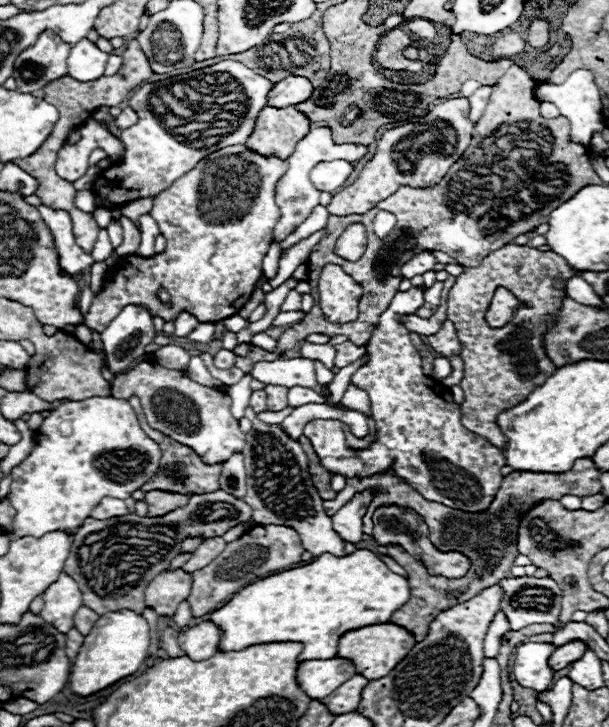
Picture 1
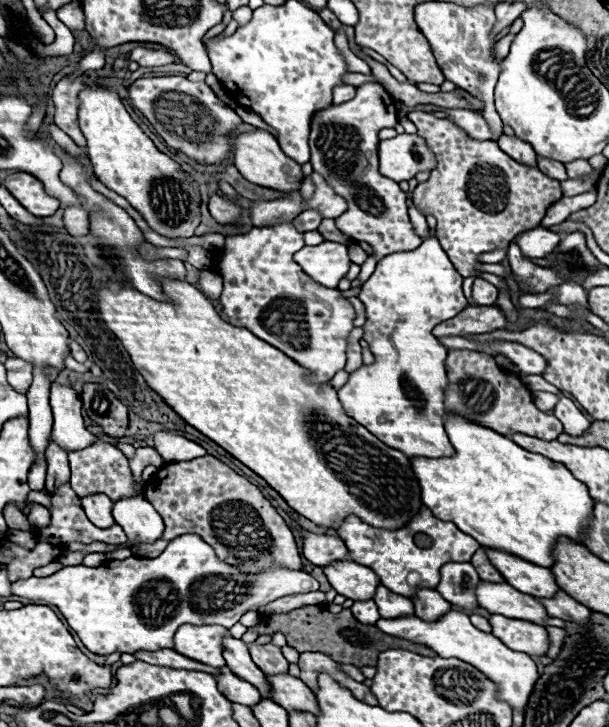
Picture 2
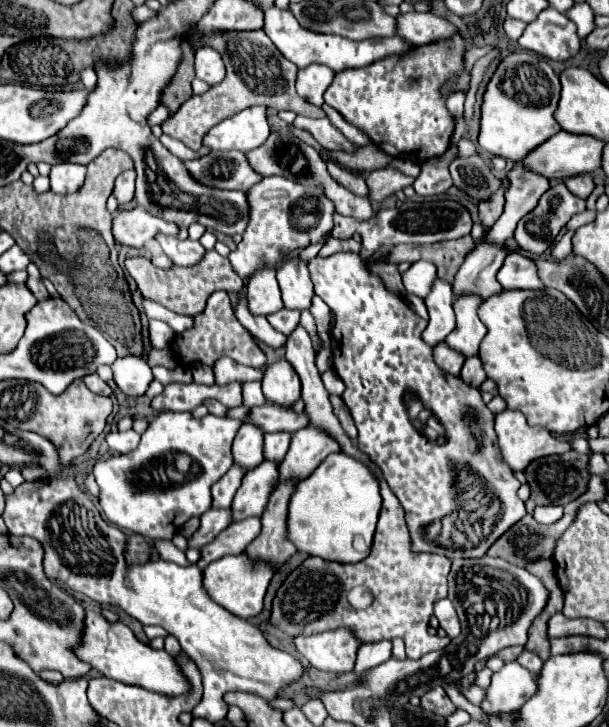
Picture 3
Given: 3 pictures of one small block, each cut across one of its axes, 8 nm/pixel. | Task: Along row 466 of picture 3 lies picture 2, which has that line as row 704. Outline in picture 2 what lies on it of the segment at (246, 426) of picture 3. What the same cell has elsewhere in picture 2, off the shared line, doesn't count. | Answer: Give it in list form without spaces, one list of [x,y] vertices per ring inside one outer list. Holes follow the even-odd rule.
[[[224,666],[220,670],[220,676],[216,676],[216,682],[218,682],[220,692],[224,692],[224,696],[230,702],[252,706],[262,698],[260,692],[252,684],[248,684],[246,680],[240,680],[238,676],[234,676],[234,672],[230,672],[228,666]]]

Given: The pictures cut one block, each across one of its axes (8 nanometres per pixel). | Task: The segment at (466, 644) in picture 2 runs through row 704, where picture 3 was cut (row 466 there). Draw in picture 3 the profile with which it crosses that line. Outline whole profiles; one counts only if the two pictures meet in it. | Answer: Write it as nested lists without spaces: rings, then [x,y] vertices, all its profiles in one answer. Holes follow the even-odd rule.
[[[504,410],[496,414],[498,446],[512,470],[524,470],[532,460],[562,454],[570,450],[570,444],[554,438],[542,426],[530,426],[518,410]]]

